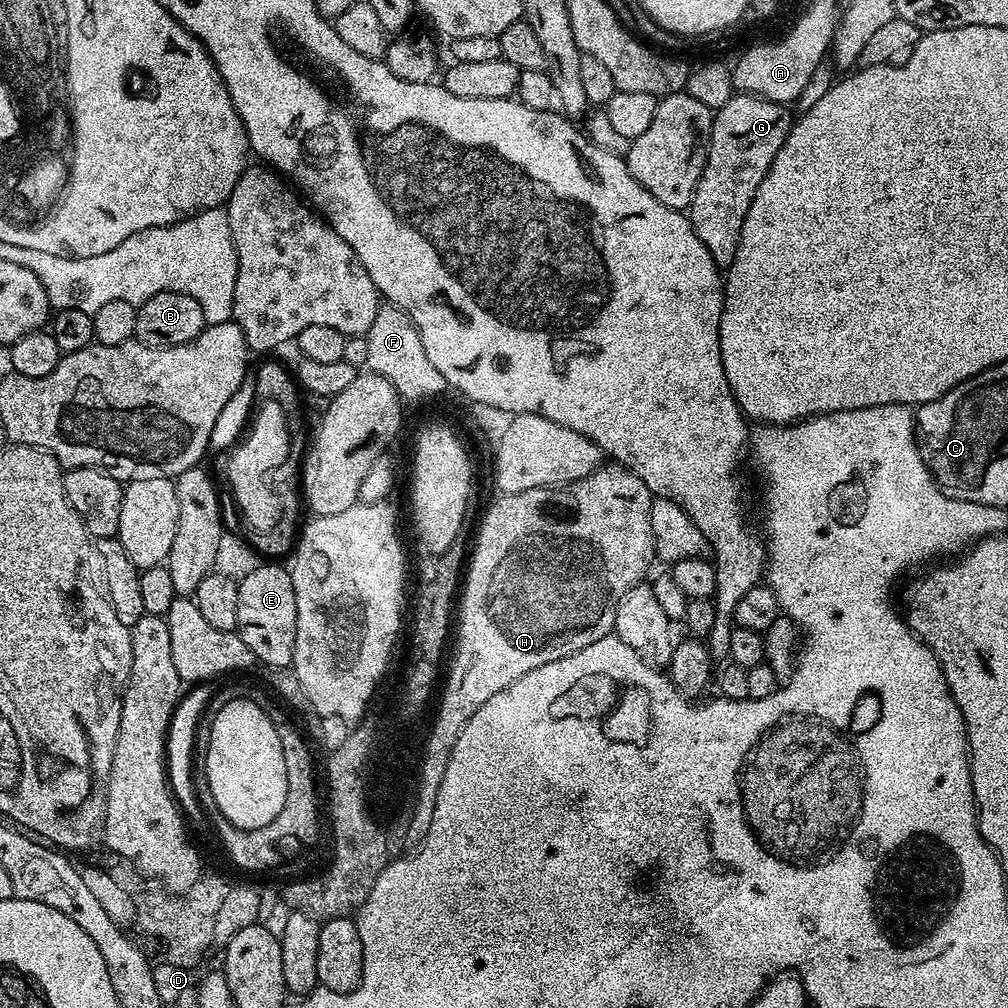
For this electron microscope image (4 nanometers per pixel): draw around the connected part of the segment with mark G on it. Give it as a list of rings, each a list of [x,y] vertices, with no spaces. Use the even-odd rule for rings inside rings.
[[[733,94],[726,106],[715,109],[706,166],[686,215],[692,221],[694,234],[702,238],[702,246],[710,250],[710,258],[714,258],[721,270],[727,270],[734,262],[746,210],[750,210],[750,202],[754,202],[754,194],[758,194],[758,186],[762,186],[774,154],[782,150],[793,126],[794,116],[788,110],[777,100],[764,100],[751,94]]]

